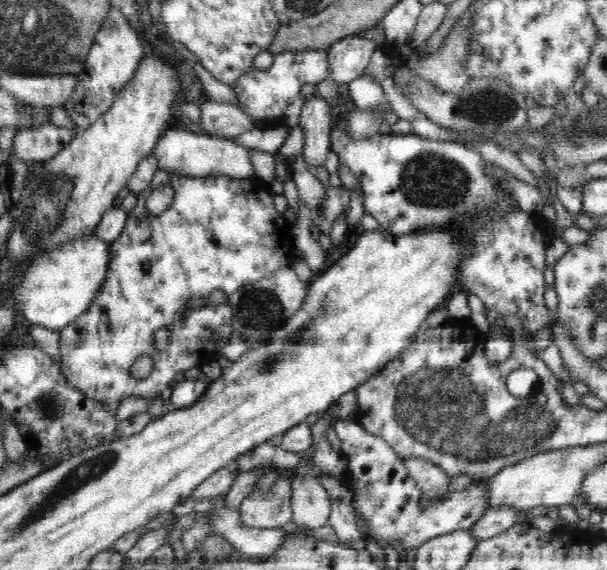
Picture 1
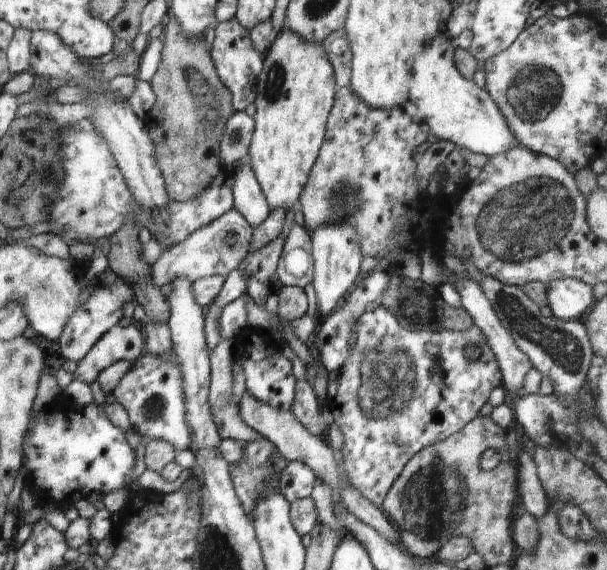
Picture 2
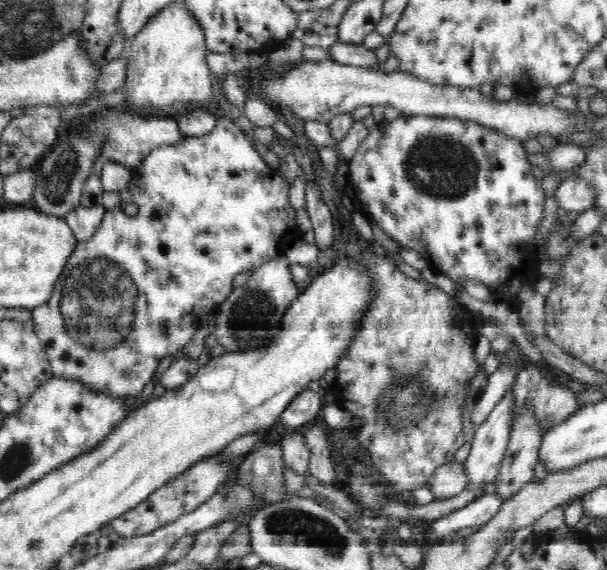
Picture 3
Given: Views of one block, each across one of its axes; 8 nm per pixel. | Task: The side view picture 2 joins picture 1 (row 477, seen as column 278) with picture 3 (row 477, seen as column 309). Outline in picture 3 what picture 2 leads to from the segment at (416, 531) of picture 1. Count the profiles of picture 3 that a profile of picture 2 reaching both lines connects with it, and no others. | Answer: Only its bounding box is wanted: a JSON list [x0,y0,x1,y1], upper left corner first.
[465,386,513,491]

